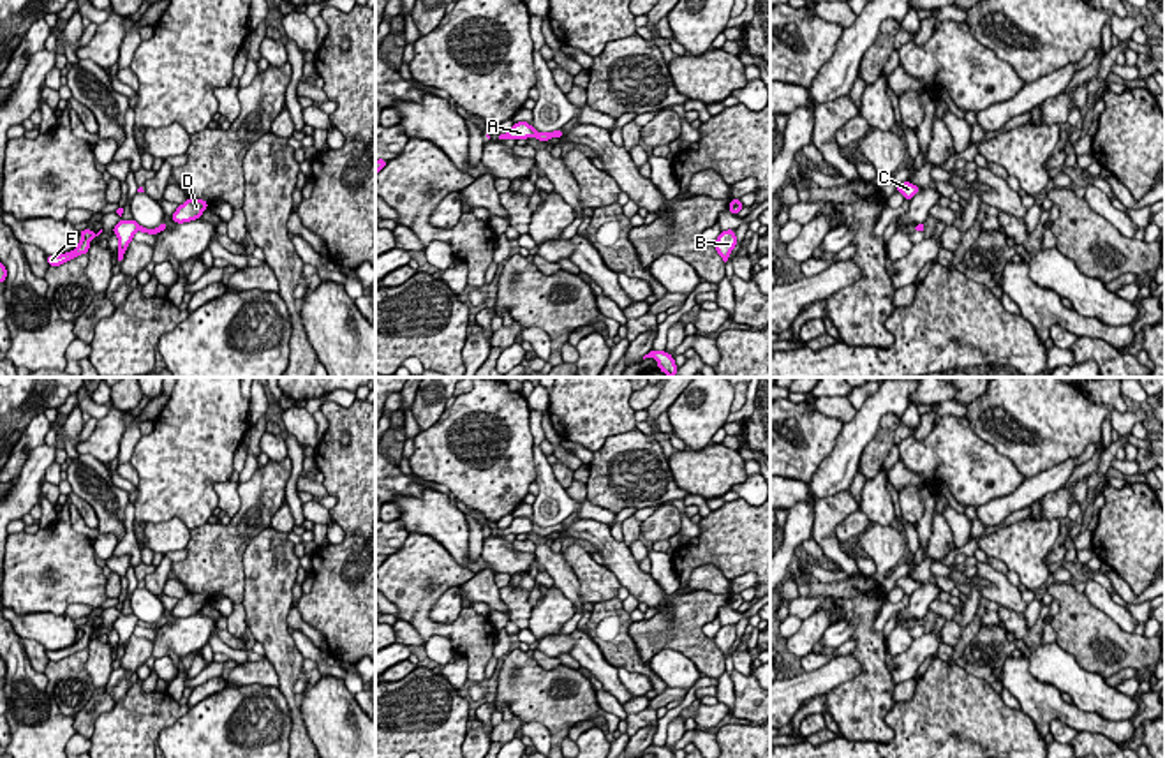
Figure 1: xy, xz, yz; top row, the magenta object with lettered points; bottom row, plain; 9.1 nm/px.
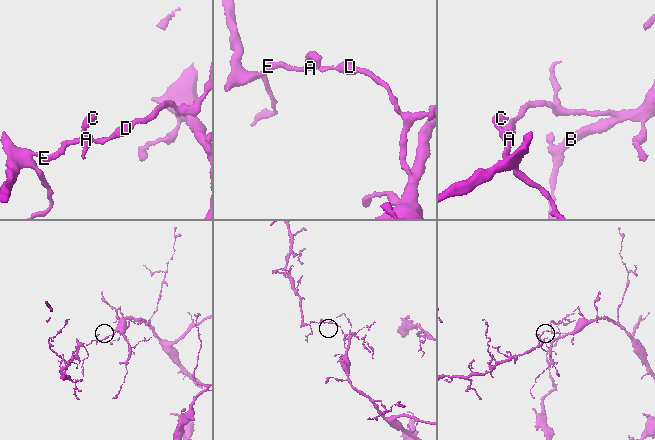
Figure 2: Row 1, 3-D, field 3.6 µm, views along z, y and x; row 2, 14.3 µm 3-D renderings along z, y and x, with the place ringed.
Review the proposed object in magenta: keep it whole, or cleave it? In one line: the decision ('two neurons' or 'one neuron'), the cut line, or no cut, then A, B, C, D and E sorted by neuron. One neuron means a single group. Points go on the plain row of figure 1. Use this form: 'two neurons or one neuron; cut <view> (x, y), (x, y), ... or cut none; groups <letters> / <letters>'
two neurons; cut xz (531, 524), (533, 529); groups A C E / B D

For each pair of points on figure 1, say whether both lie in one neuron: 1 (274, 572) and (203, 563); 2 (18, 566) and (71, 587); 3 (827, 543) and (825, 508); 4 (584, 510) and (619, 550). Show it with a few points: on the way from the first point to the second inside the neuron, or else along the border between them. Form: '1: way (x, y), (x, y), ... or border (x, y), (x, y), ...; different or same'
1: border (261, 531), (244, 554), (244, 598), (240, 601); different
2: way (30, 568), (53, 587), (59, 587); same
3: way (825, 535), (825, 517); same
4: border (578, 517), (607, 524); different

